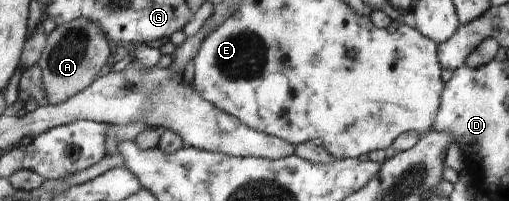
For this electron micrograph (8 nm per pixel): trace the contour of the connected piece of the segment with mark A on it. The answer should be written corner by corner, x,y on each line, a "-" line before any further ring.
85,17
57,25
47,35
43,53
37,63
42,71
46,104
55,105
71,100
71,97
94,83
93,79
107,65
111,53
105,36
95,21
87,21

